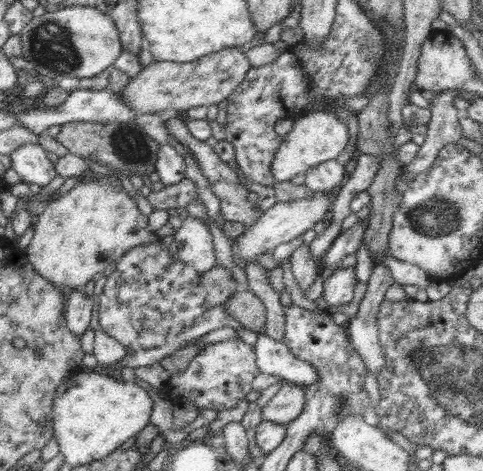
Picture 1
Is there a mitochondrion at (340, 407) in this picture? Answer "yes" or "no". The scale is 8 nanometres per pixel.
yes

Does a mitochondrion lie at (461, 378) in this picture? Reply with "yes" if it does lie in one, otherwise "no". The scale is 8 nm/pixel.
yes

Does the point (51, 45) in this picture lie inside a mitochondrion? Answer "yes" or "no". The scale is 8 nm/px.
yes

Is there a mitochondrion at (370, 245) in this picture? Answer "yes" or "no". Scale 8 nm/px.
no

